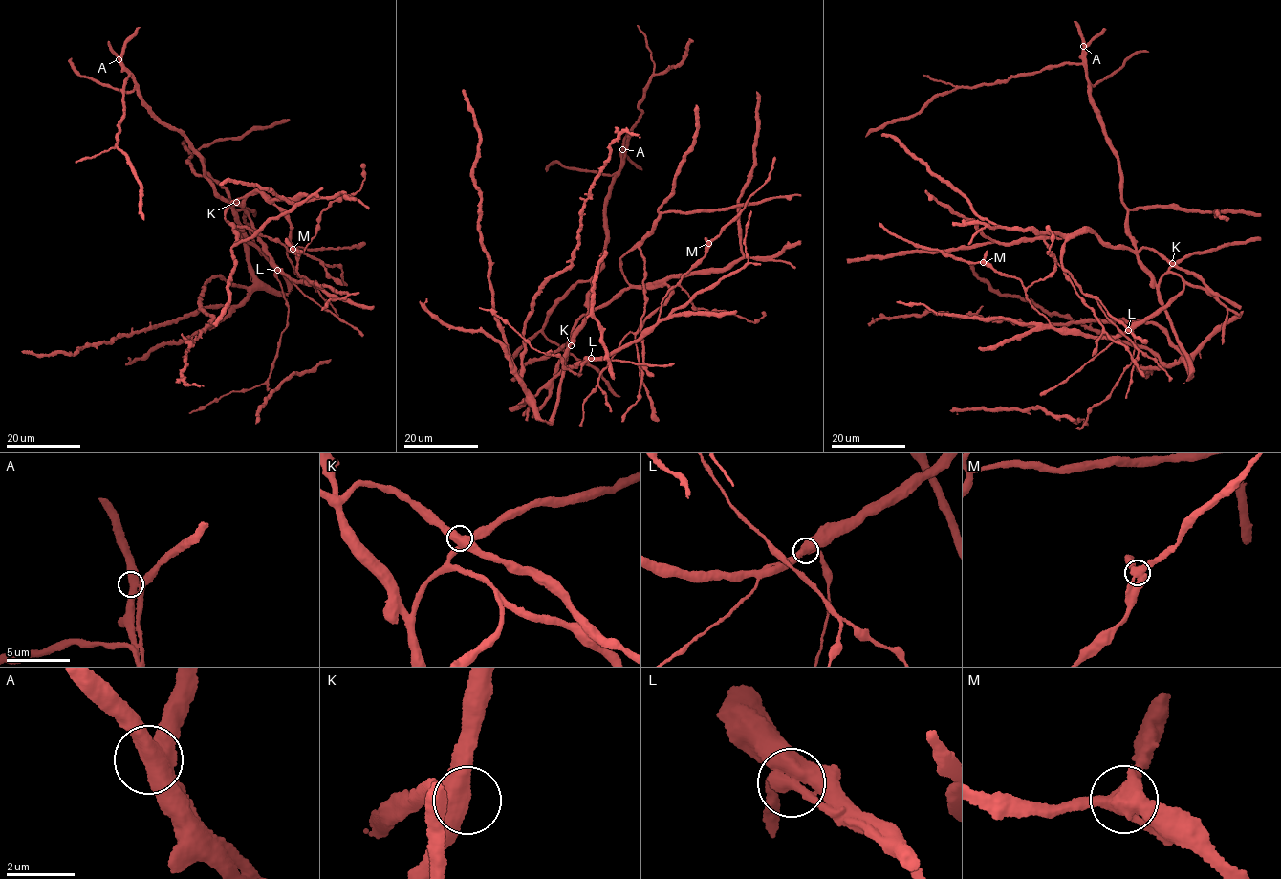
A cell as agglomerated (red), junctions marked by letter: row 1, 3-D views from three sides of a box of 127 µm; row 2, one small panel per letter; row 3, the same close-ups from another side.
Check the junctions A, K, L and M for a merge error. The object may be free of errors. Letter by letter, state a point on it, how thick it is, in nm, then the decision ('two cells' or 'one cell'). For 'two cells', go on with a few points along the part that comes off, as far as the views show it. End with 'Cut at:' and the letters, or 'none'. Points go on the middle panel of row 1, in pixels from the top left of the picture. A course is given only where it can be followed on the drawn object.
A: (622, 149) | 440 nm | one cell
K: (571, 345) | 460 nm | one cell
L: (591, 358) | 500 nm | one cell
M: (708, 243) | 550 nm | one cell
Cut at: none

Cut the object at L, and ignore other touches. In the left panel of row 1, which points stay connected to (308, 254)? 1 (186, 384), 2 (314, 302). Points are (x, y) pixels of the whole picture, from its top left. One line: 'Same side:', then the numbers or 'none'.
Same side: 1, 2

